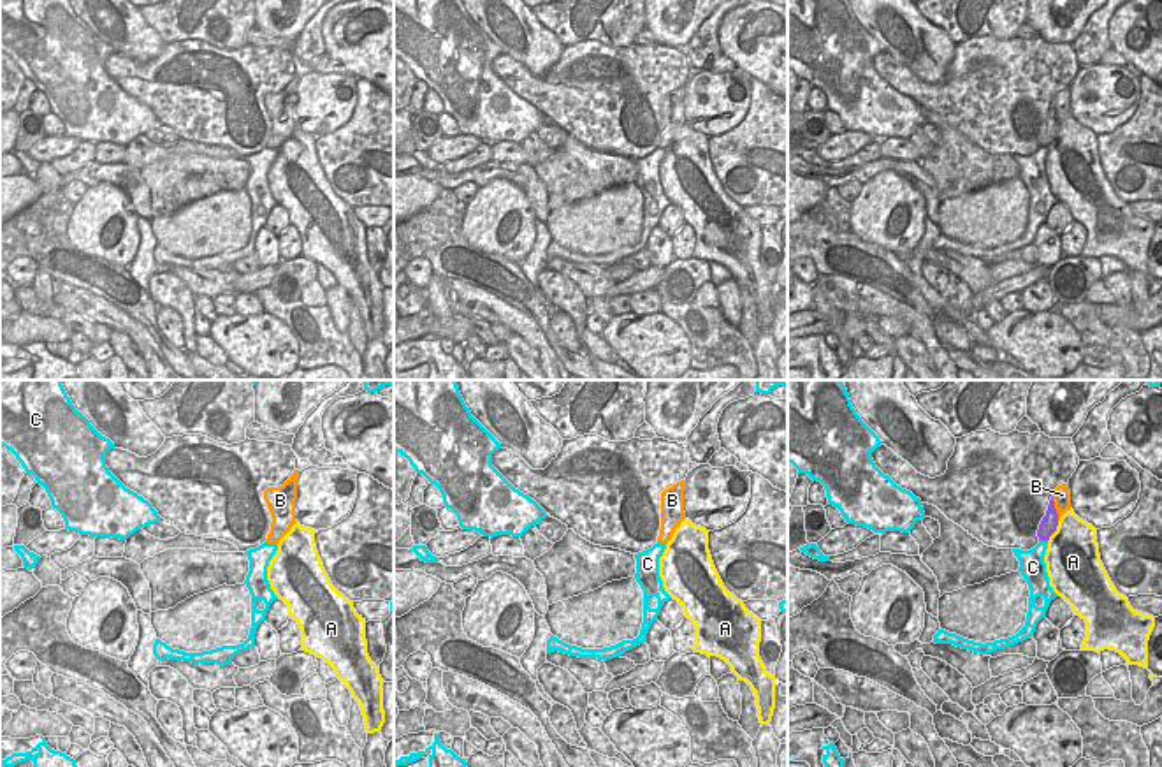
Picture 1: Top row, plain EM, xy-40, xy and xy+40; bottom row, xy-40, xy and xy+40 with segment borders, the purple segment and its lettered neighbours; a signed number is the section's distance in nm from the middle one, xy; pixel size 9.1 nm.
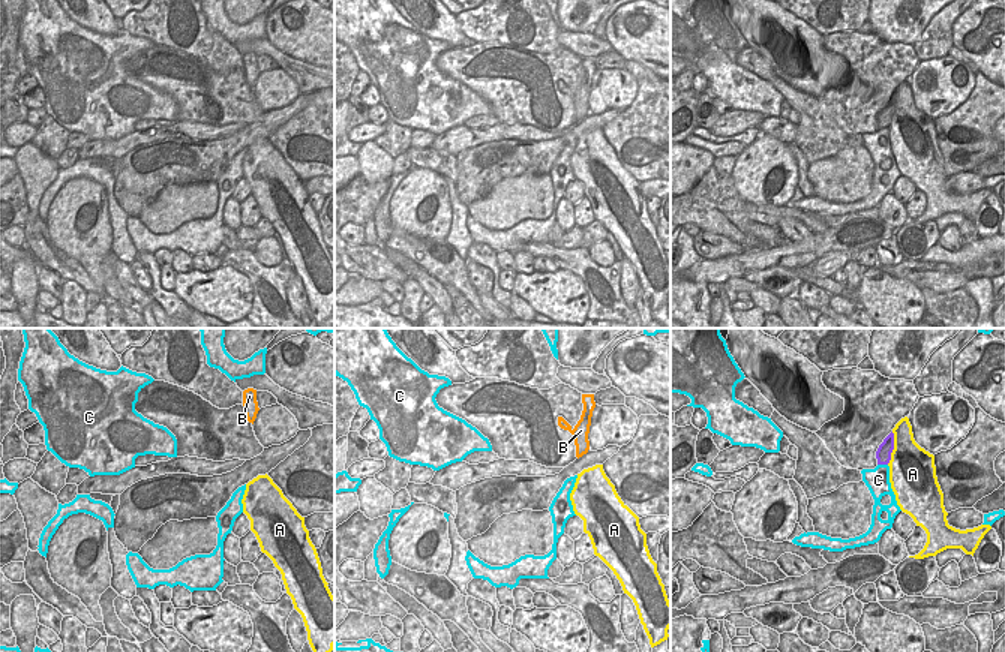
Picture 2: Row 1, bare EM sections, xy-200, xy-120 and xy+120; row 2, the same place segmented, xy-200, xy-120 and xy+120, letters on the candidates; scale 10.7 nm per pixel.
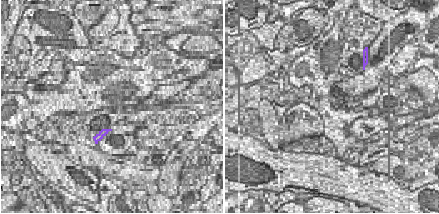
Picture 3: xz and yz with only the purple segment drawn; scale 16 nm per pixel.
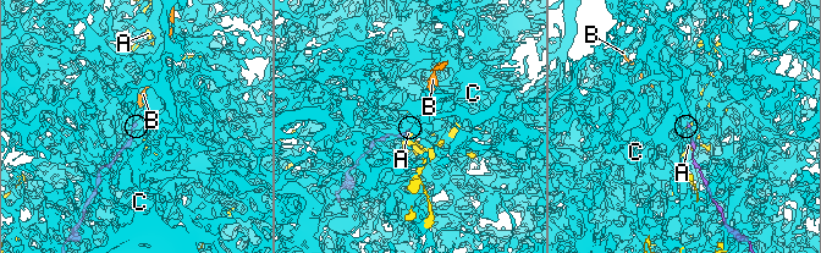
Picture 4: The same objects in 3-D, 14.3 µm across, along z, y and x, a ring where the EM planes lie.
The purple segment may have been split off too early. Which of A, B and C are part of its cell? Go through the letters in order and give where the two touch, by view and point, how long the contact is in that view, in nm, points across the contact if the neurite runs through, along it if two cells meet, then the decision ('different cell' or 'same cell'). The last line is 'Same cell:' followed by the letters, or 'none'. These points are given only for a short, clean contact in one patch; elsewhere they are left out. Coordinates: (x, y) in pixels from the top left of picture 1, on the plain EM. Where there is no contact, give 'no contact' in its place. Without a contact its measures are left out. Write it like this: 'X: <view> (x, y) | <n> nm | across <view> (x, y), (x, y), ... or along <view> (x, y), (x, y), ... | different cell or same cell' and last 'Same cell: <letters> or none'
A: xy+40 (1053, 138) | 220 nm | different cell
B: xy+40 (1055, 115) | 240 nm | across xy+40 (1050, 127), (1055, 115), (1062, 101) | same cell
C: xy+40 (1043, 145) | 90 nm | different cell
Same cell: B

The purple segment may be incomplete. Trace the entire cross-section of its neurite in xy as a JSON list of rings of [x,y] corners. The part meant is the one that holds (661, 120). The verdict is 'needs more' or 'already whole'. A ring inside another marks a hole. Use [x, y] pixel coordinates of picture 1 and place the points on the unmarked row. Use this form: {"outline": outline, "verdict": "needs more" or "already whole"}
{"outline": [[[680,86],[661,99],[661,135],[657,142],[661,150],[668,150],[675,135],[686,125],[684,97],[686,86]]], "verdict": "needs more"}

